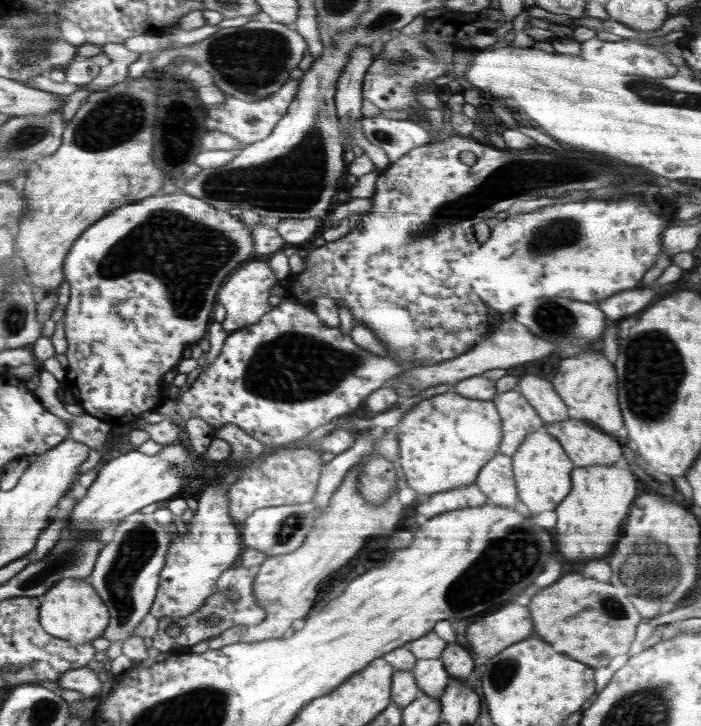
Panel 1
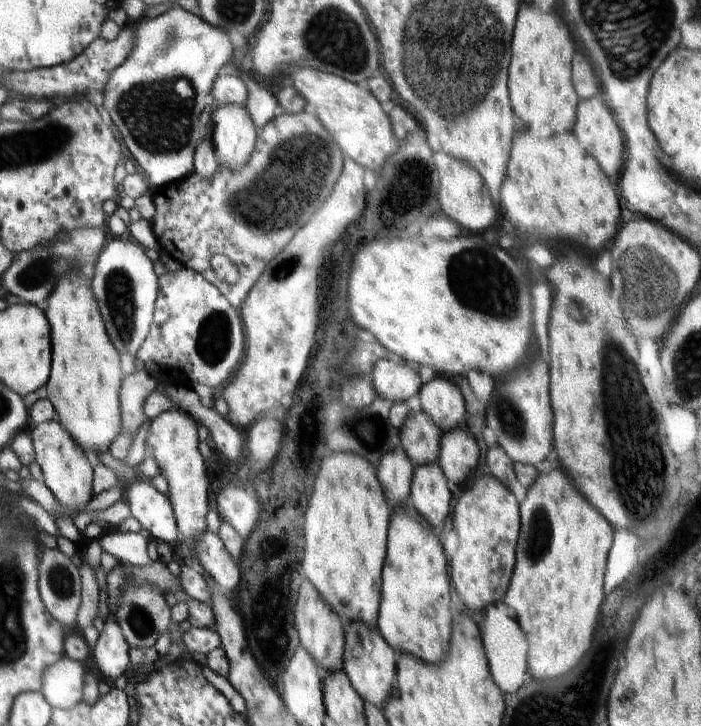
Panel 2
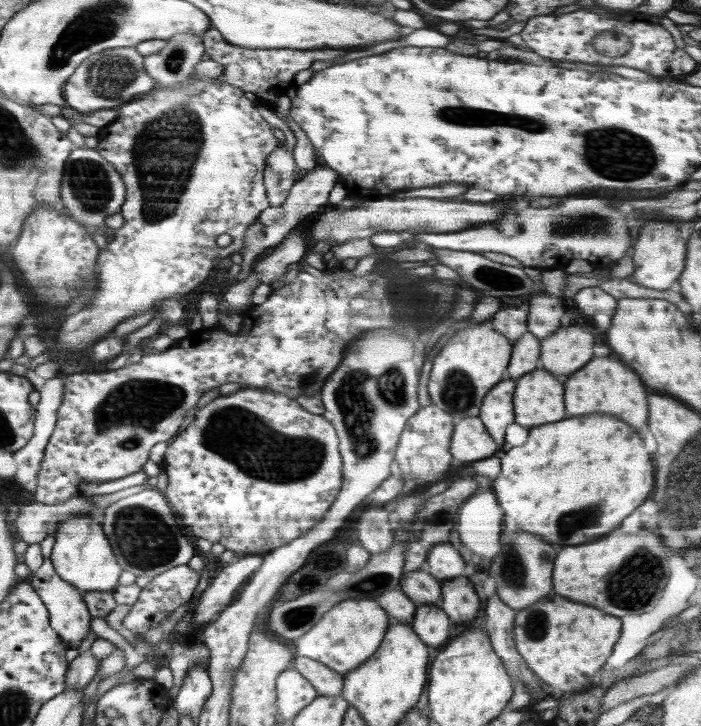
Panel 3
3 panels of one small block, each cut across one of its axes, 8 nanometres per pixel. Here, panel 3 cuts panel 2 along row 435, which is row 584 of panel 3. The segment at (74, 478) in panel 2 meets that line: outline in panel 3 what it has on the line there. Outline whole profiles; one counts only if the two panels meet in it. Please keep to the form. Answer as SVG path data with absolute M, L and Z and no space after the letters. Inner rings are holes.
M43 558L43 564L28 576L28 582L33 585L34 590L45 601L45 605L49 609L49 622L52 624L53 630L57 631L62 642L66 642L66 646L78 649L80 642L90 632L89 607L85 600L82 600L82 594L78 592L78 588L57 574L51 558Z

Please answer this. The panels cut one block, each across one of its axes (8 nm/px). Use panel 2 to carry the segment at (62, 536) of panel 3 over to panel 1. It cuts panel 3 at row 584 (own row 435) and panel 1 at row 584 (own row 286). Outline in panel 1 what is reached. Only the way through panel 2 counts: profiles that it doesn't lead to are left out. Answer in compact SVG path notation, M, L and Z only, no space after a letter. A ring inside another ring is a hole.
M69 578L54 585L40 599L41 626L54 638L64 641L90 643L90 640L104 634L110 622L107 606L102 602L97 589L85 579Z

